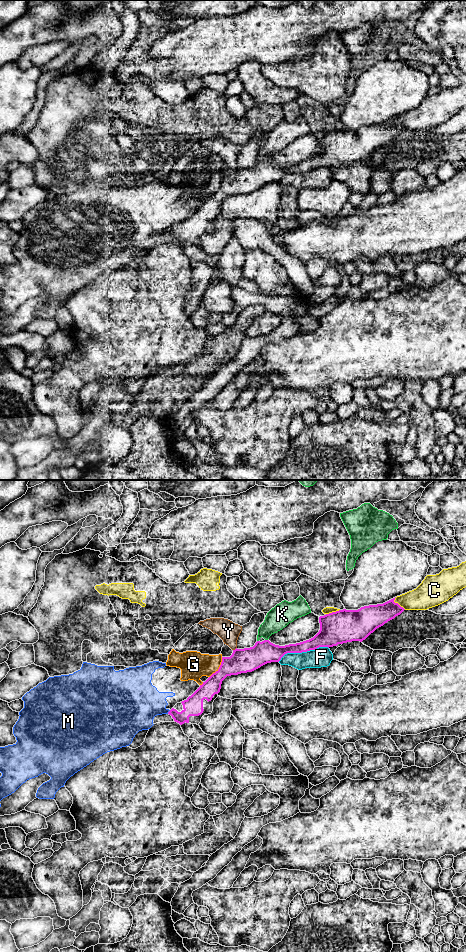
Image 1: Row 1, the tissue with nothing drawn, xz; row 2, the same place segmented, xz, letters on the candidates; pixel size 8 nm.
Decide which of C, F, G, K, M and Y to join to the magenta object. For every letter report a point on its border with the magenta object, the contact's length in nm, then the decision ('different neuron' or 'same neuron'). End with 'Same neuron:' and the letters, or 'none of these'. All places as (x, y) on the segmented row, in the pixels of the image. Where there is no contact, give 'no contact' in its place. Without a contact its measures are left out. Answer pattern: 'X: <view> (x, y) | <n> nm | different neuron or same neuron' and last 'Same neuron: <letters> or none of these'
C: xz (397, 603) | 130 nm | different neuron
F: xz (303, 651) | 420 nm | different neuron
G: xz (219, 667) | 200 nm | different neuron
K: xz (266, 640) | 30 nm | different neuron
M: xz (168, 712) | 40 nm | different neuron
Y: xz (235, 649) | 40 nm | different neuron
Same neuron: none of these

